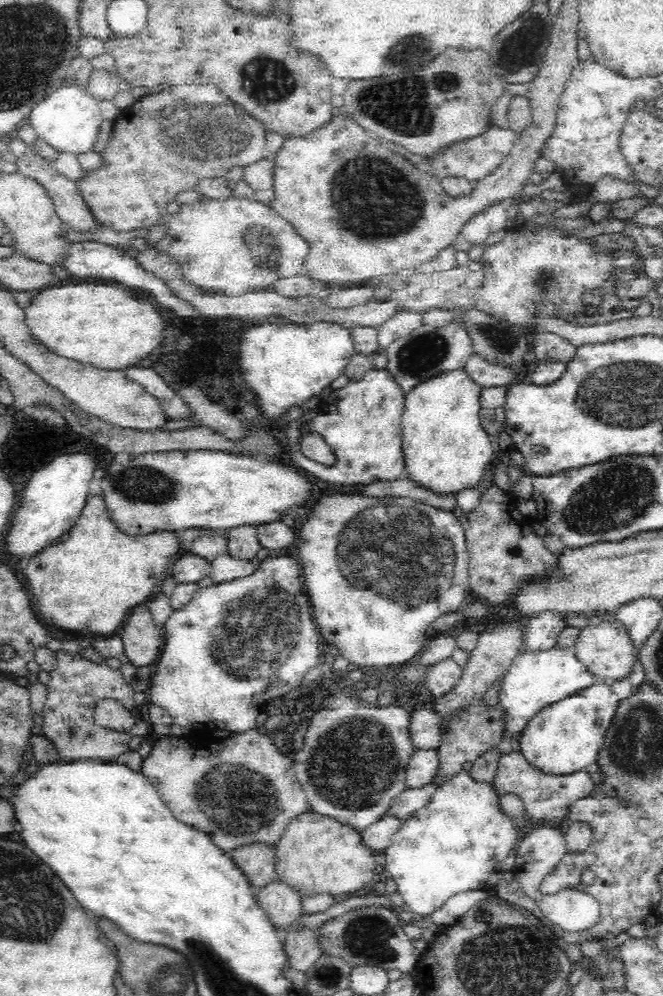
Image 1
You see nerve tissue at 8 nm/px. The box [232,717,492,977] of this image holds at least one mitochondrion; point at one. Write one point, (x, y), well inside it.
(369, 938)

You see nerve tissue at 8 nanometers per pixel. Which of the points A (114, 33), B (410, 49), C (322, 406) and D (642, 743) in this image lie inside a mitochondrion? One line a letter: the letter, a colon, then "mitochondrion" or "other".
A: other
B: mitochondrion
C: other
D: mitochondrion

